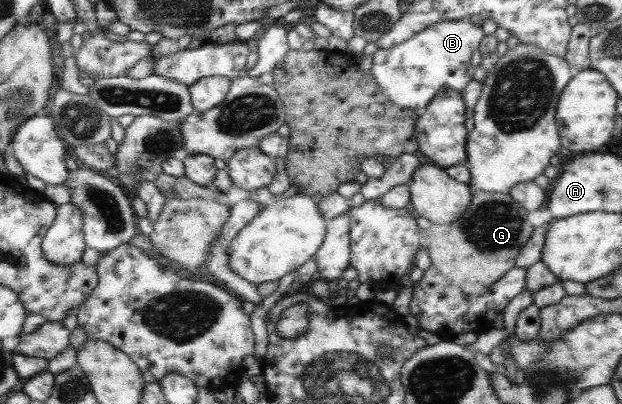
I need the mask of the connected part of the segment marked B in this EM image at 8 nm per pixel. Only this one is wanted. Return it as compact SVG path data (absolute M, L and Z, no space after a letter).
M468 18L436 22L395 48L379 48L373 55L371 73L394 103L422 112L443 86L461 93L472 82L469 66L483 38L481 25L473 24Z

